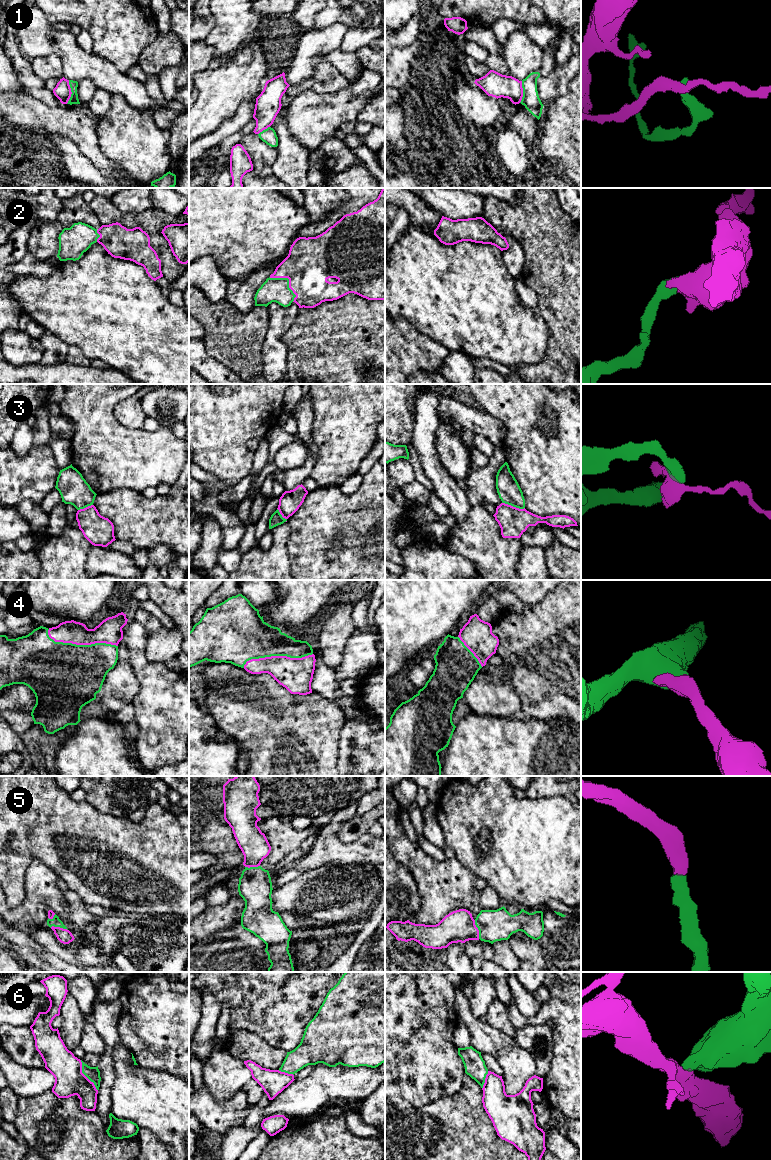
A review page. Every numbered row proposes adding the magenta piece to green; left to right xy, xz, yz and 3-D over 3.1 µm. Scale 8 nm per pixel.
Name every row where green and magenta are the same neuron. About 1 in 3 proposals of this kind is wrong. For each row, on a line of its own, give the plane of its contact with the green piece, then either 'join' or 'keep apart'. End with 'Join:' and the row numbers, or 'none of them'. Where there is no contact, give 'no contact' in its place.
1: meets green in xy; keep apart
2: meets green in xz; join
3: meets green in yz; keep apart
4: meets green in xy; join
5: meets green in yz; join
6: meets green in xy; keep apart
Join: 2, 4, 5

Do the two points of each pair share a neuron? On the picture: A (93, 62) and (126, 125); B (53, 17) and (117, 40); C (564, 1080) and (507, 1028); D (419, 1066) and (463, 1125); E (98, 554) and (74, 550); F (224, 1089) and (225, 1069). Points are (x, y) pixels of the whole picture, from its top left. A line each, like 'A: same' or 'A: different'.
A: different
B: same
C: different
D: different
E: different
F: same

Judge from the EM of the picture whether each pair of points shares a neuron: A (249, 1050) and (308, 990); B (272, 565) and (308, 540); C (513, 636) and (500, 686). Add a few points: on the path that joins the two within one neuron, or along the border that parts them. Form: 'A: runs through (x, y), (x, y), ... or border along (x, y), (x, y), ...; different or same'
A: border along (238, 1029), (250, 1031), (270, 1045), (281, 1049); different
B: border along (289, 531), (287, 553), (291, 569); different
C: border along (495, 653), (508, 666), (512, 687); different

